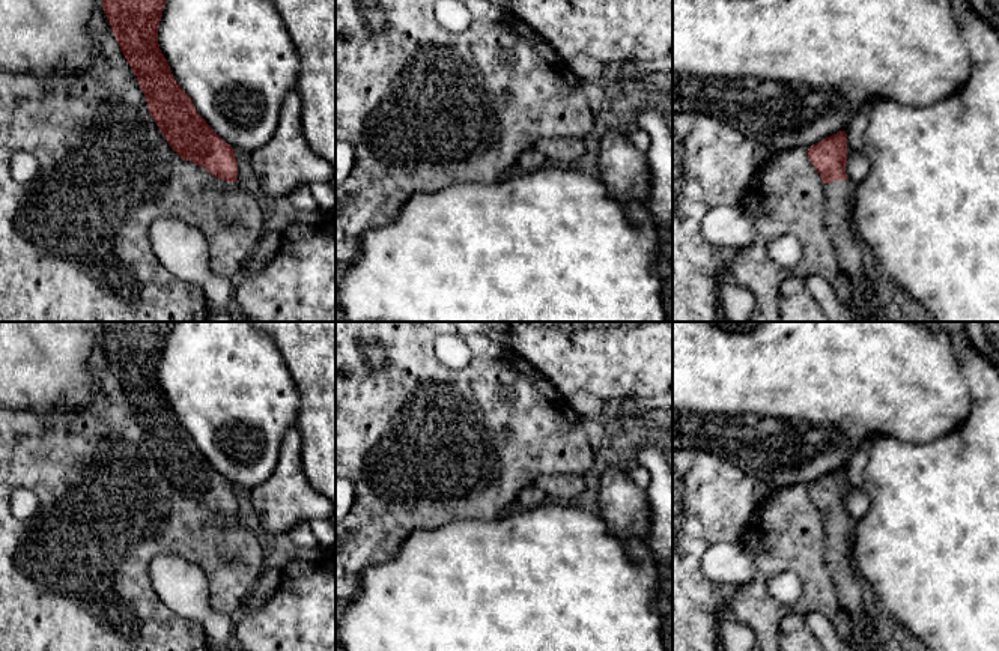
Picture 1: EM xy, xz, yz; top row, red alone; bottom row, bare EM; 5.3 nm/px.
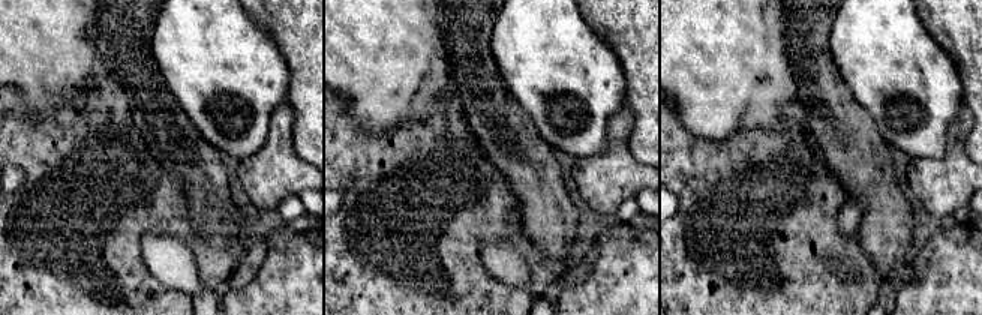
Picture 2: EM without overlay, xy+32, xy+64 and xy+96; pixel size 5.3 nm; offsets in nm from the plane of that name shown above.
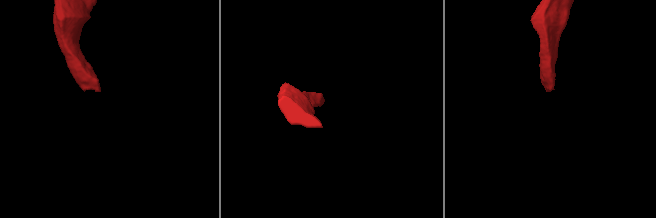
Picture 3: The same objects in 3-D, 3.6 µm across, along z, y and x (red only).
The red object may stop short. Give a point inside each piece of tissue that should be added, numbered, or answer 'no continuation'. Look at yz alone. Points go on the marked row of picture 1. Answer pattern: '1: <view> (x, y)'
1: yz (838, 217)

